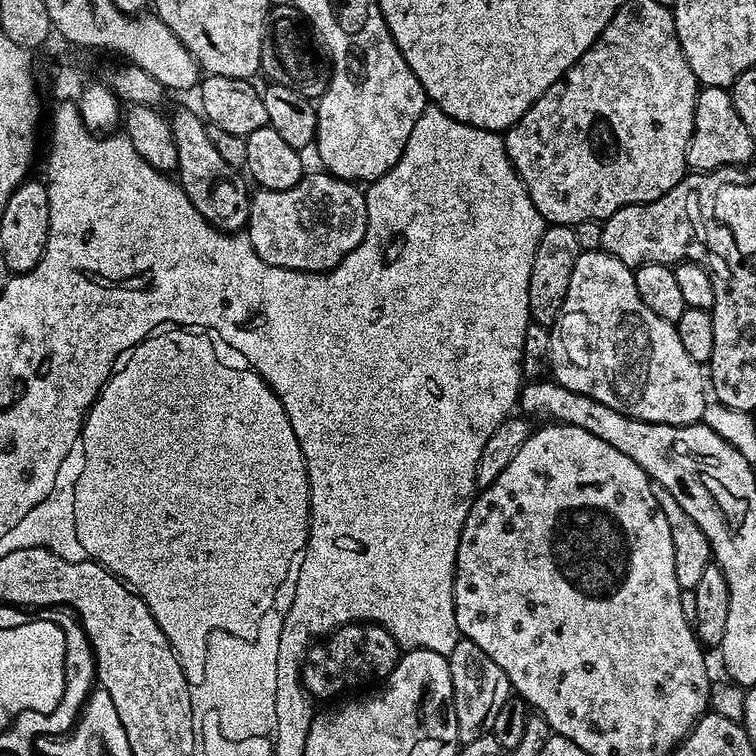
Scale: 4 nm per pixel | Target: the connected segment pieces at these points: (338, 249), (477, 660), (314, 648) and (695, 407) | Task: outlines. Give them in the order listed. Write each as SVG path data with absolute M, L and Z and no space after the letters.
M323 170L309 171L300 181L286 190L256 190L248 201L246 235L258 258L270 266L293 268L299 272L327 272L343 261L345 254L359 248L368 234L368 201L350 180L339 180Z
M460 639L454 650L448 655L450 678L452 679L452 705L458 718L458 734L461 745L474 742L474 738L489 735L494 726L494 718L498 718L498 710L510 698L510 685L502 666L482 650L482 646L474 646L474 642Z
M343 624L323 642L313 643L309 647L302 664L304 691L309 697L319 701L318 699L328 700L331 696L340 696L343 692L352 692L355 688L364 688L367 684L379 685L387 680L401 655L400 645L381 624Z
M603 250L580 253L574 262L574 274L570 274L570 290L566 290L566 302L562 302L560 317L555 324L551 325L550 331L552 333L550 372L557 384L566 386L571 392L594 398L598 402L602 402L602 406L610 406L621 412L623 416L629 416L635 420L645 420L655 424L695 424L703 421L706 405L706 397L704 398L704 392L706 396L705 369L700 362L689 356L685 347L682 346L675 323L658 318L658 314L654 314L654 310L650 310L650 306L646 306L646 302L642 302L642 298L638 298L638 286L633 269L618 258L614 258L610 253Z

